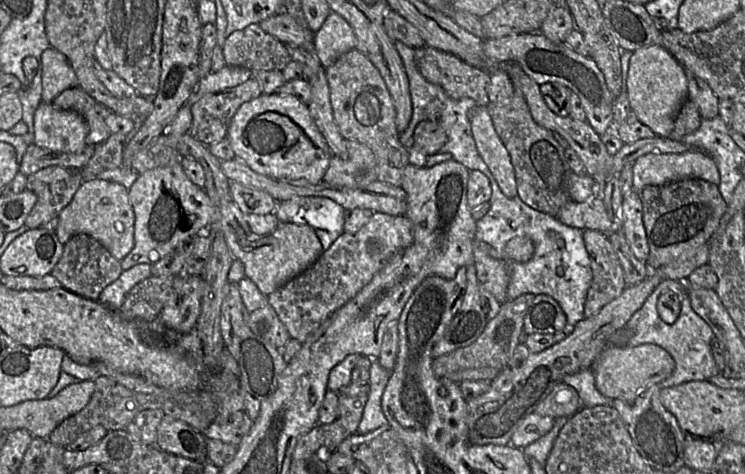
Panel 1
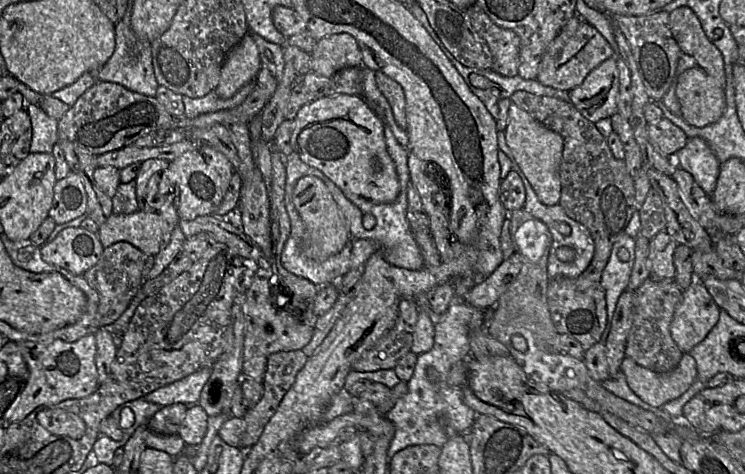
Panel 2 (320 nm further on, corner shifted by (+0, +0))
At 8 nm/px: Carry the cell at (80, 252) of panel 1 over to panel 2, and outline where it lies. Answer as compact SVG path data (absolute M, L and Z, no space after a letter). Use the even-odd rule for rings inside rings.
M120 241L105 247L98 262L83 277L98 293L98 327L114 323L127 309L154 265L154 256L142 252L129 242Z

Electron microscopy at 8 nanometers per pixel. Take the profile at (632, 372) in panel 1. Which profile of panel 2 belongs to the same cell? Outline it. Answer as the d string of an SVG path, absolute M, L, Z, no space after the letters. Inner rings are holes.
M684 353L678 366L667 373L649 370L627 356L620 370L631 390L653 407L662 407L680 397L698 376L696 360L689 353Z

